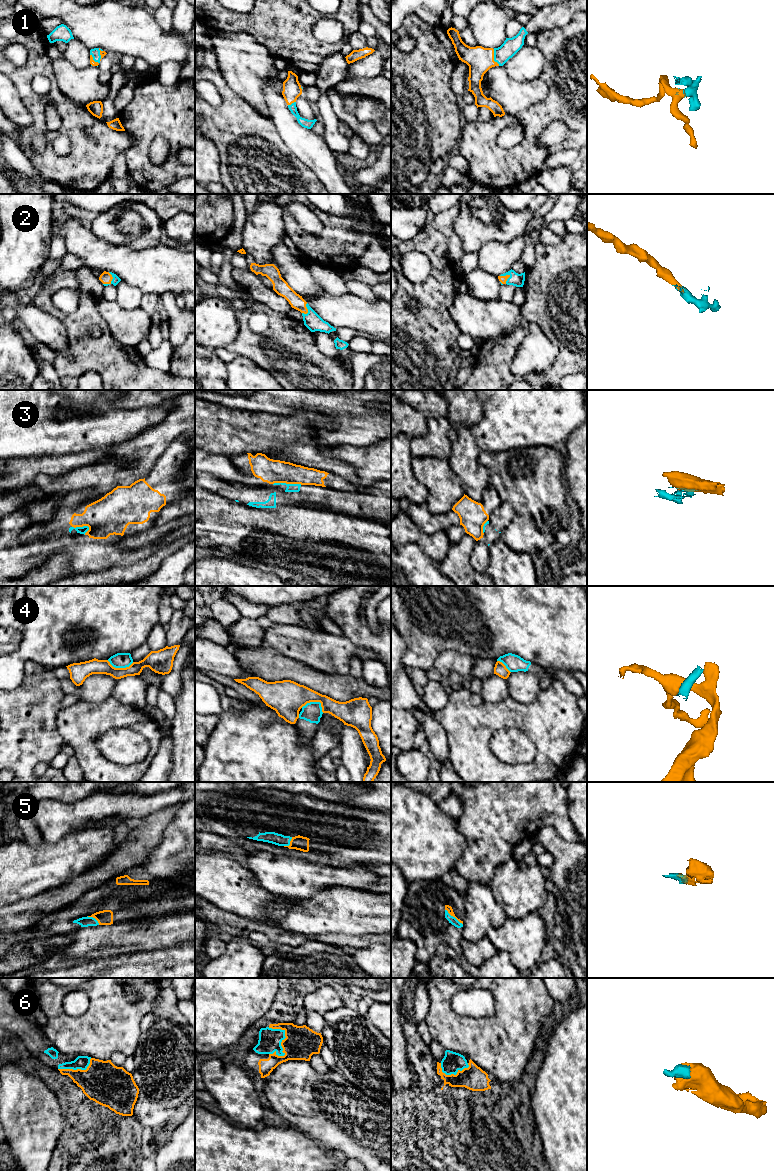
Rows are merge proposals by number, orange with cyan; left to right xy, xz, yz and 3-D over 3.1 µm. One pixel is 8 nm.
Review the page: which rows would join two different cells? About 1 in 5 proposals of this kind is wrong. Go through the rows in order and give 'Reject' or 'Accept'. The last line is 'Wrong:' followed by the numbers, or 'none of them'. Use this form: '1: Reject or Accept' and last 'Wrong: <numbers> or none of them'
1: Accept
2: Accept
3: Reject
4: Reject
5: Accept
6: Accept
Wrong: 3, 4

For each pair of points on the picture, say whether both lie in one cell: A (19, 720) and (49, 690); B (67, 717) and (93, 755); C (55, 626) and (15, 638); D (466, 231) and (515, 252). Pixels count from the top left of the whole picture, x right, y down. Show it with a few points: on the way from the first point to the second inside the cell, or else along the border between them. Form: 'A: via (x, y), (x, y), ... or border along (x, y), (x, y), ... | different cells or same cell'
A: via (25, 712), (41, 697) | same cell
B: via (76, 726), (80, 730), (84, 746) | same cell
C: border along (21, 630), (21, 643), (17, 651) | different cells
D: border along (513, 238), (507, 242), (487, 241), (476, 252) | different cells

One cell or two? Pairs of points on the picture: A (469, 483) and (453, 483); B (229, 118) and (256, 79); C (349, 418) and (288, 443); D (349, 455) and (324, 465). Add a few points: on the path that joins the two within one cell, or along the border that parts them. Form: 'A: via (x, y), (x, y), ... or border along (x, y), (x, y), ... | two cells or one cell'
A: border along (448, 463), (452, 471), (460, 479), (464, 493) | two cells
B: border along (226, 81), (232, 89), (260, 113) | two cells
C: border along (307, 424), (314, 429), (317, 440), (326, 447) | two cells
D: border along (322, 451), (350, 464), (356, 474) | two cells

